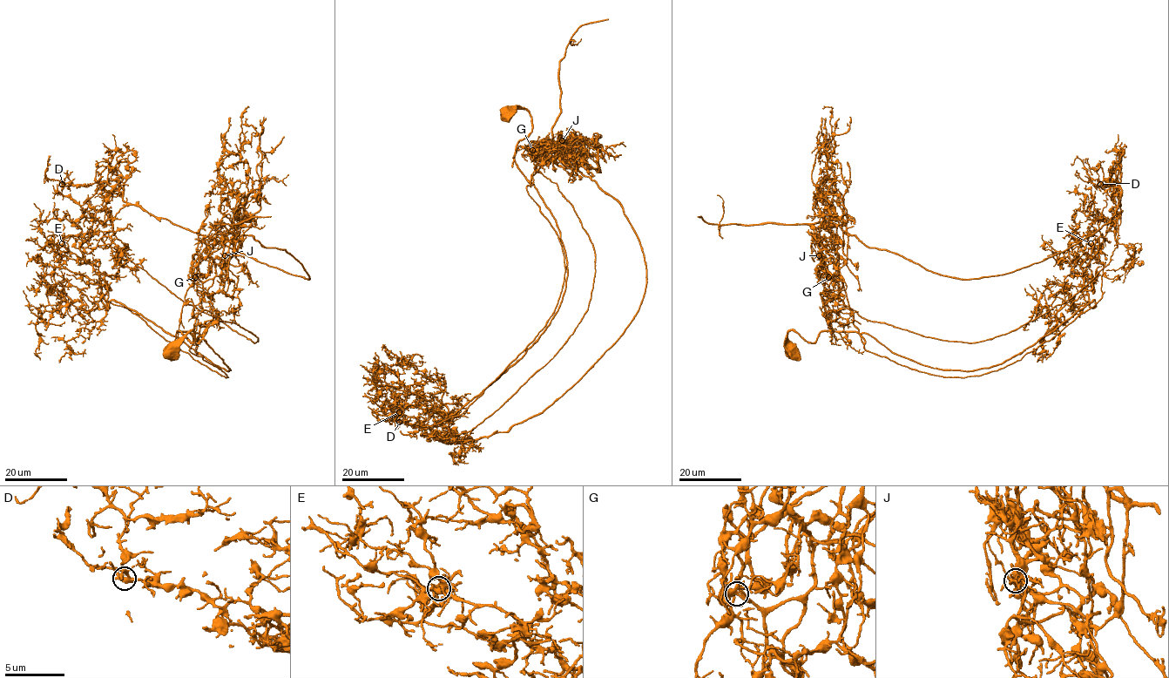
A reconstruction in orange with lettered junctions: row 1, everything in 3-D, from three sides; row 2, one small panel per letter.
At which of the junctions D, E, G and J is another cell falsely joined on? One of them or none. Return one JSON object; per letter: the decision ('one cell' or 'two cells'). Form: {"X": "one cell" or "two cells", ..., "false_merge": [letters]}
{"D": "one cell", "E": "one cell", "G": "two cells", "J": "one cell", "false_merge": ["G"]}

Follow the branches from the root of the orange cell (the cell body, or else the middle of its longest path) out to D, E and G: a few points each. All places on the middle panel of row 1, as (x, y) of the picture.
D: (505, 111), (530, 118), (517, 169), (557, 184), (592, 246), (587, 311), (471, 430), (439, 440), (399, 422)
E: (505, 111), (530, 118), (515, 162), (559, 231), (562, 301), (526, 352), (446, 419), (422, 426), (399, 412)
G: (505, 111), (530, 113), (531, 132), (515, 152), (519, 145), (522, 155), (532, 149)

